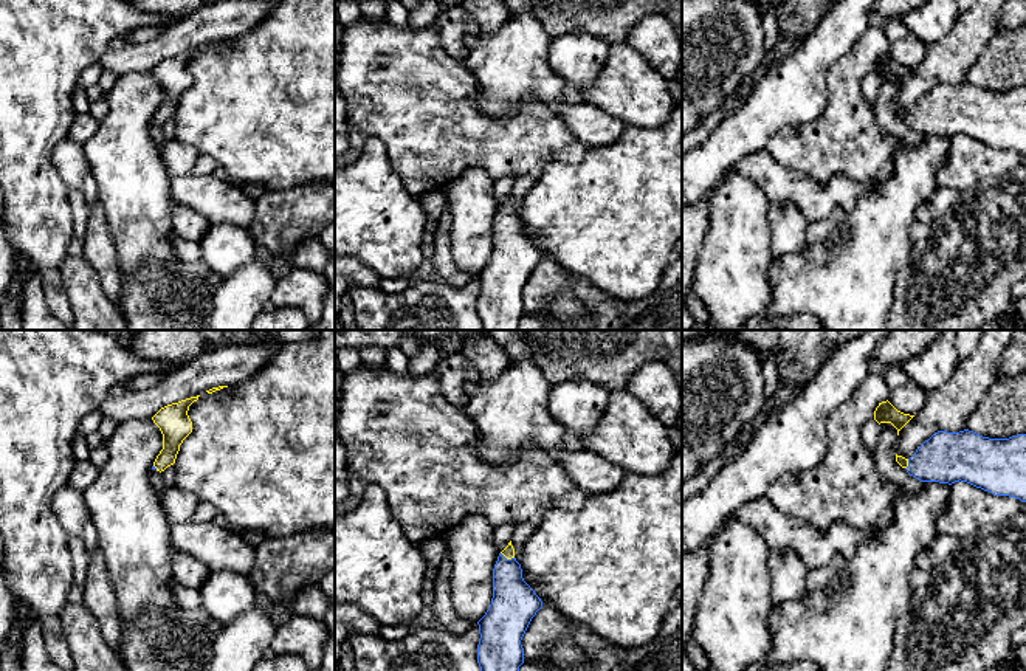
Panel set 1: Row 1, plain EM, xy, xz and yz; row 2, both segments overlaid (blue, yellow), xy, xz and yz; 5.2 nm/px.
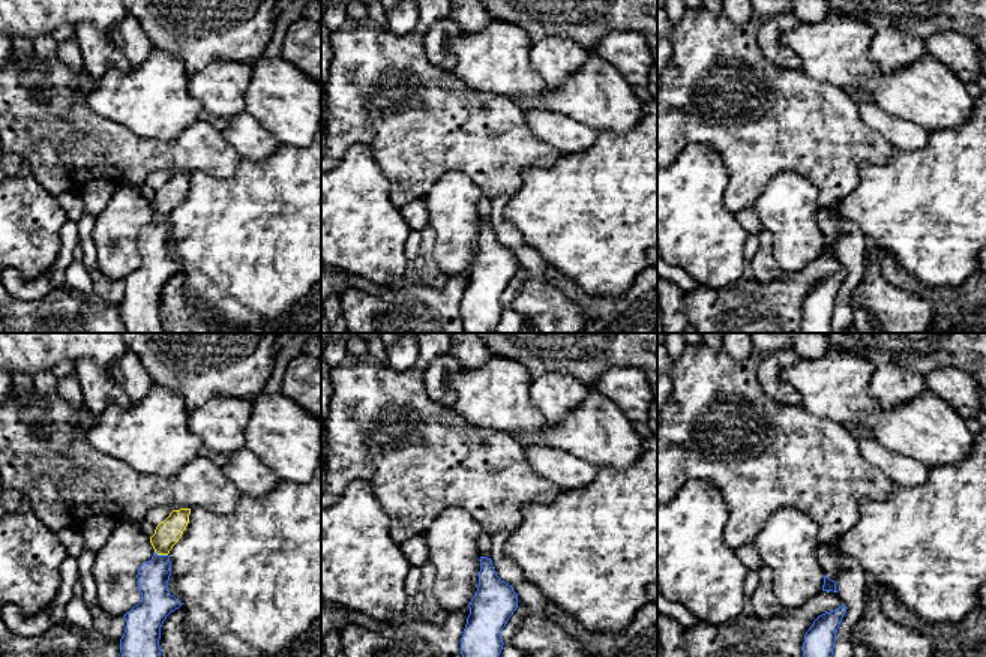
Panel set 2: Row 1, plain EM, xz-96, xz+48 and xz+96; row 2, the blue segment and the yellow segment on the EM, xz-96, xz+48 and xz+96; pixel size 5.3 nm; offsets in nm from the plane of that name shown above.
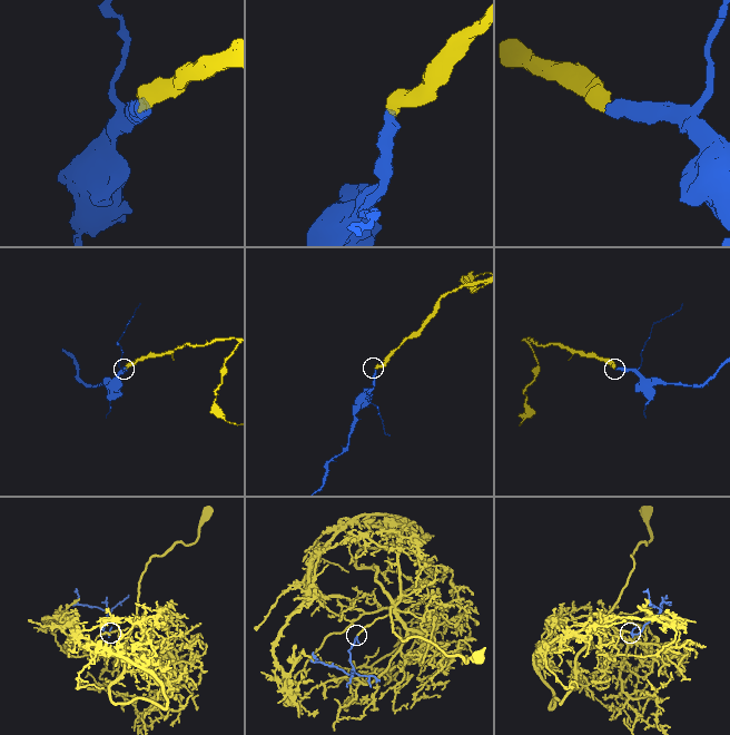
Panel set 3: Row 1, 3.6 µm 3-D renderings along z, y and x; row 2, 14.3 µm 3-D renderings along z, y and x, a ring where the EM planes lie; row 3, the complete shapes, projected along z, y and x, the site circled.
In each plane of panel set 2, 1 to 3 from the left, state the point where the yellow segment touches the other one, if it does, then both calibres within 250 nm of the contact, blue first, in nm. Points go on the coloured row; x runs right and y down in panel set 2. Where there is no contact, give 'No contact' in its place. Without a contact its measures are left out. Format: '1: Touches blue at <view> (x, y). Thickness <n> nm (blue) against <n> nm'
1: Touches blue at xz-96 (161, 555). Thickness 170 nm (blue) against 140 nm
2: No contact
3: No contact

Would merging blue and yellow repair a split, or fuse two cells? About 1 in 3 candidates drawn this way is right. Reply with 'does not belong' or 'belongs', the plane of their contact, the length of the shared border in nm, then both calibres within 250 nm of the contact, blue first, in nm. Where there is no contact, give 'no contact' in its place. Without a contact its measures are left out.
belongs | xz | 80 nm | 240/60 nm

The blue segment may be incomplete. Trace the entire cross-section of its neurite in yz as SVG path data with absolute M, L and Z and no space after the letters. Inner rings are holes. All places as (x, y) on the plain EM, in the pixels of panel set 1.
M969 82L938 84L910 112L896 107L896 115L921 135L952 138L961 133L995 149L1009 149L1026 155L1026 87L989 91Z

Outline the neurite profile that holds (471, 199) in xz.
M471 167L446 186L453 259L470 276L477 276L491 257L493 222L499 209L494 183L484 169Z

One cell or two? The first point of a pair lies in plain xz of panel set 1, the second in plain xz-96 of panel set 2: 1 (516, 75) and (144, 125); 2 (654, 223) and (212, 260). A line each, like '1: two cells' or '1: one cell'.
1: one cell
2: one cell

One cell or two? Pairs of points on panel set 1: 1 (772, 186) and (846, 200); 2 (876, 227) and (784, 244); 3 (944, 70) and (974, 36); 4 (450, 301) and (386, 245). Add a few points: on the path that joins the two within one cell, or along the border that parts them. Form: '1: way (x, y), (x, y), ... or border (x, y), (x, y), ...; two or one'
1: way (791, 186), (809, 196), (828, 196); one
2: border (809, 223), (805, 233), (805, 244), (774, 261); two
3: way (947, 62), (966, 44); one
4: border (422, 273), (417, 279); two

